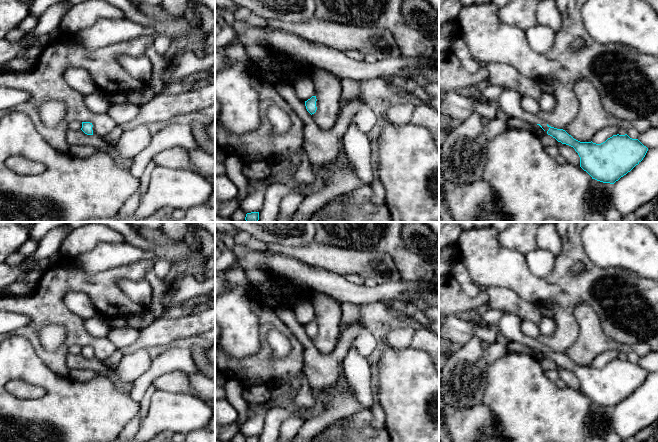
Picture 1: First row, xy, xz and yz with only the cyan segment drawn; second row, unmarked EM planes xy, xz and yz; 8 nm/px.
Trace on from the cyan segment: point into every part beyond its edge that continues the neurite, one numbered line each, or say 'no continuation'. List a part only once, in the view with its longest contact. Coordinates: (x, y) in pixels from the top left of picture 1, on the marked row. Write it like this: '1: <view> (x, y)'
1: yz (510, 100)

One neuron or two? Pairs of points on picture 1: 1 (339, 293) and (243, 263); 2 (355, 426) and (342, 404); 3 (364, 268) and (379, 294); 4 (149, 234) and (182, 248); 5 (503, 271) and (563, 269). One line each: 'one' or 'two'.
1: one
2: two
3: two
4: one
5: one

